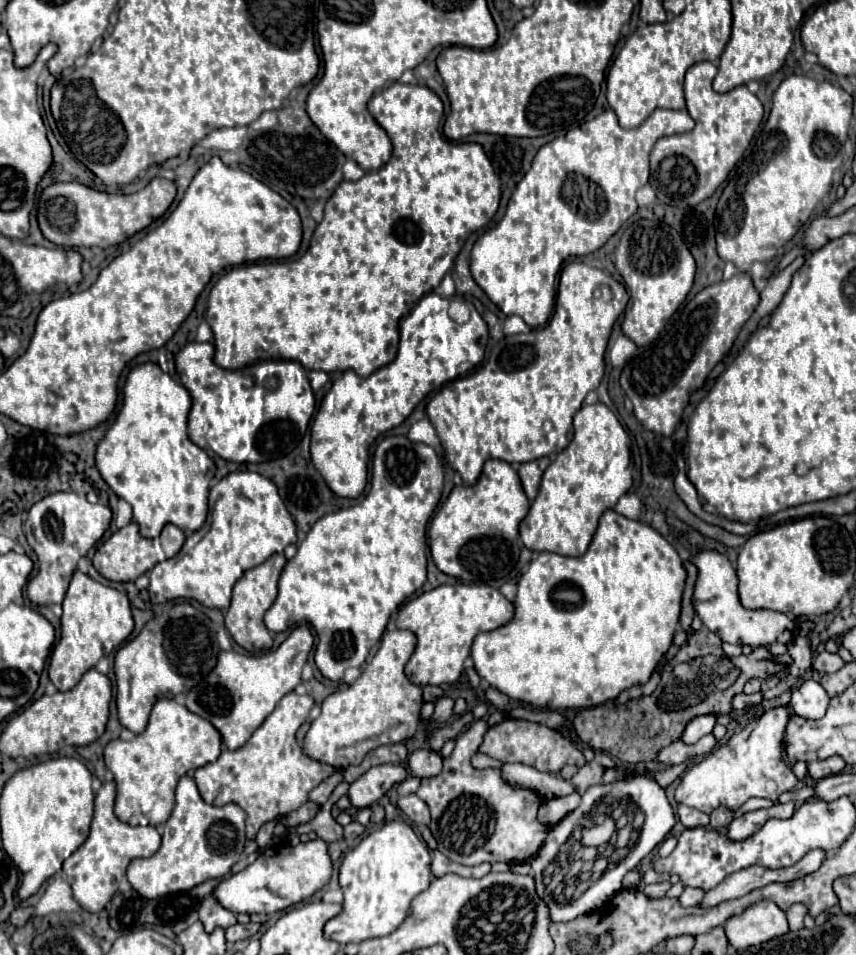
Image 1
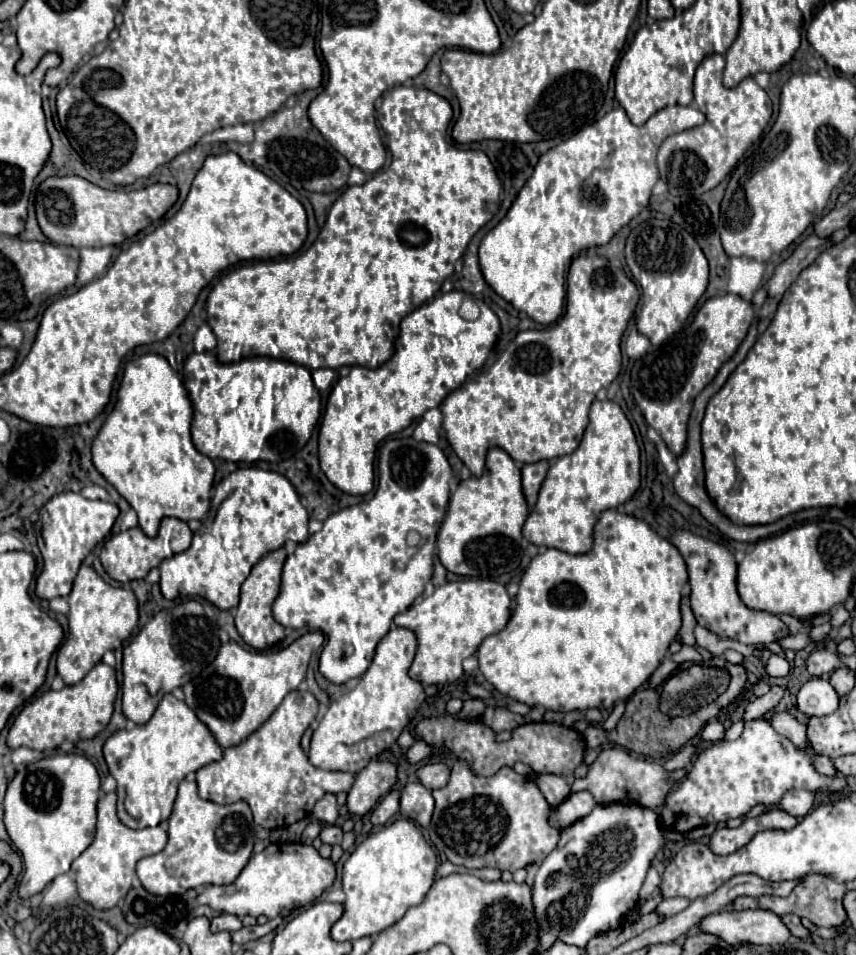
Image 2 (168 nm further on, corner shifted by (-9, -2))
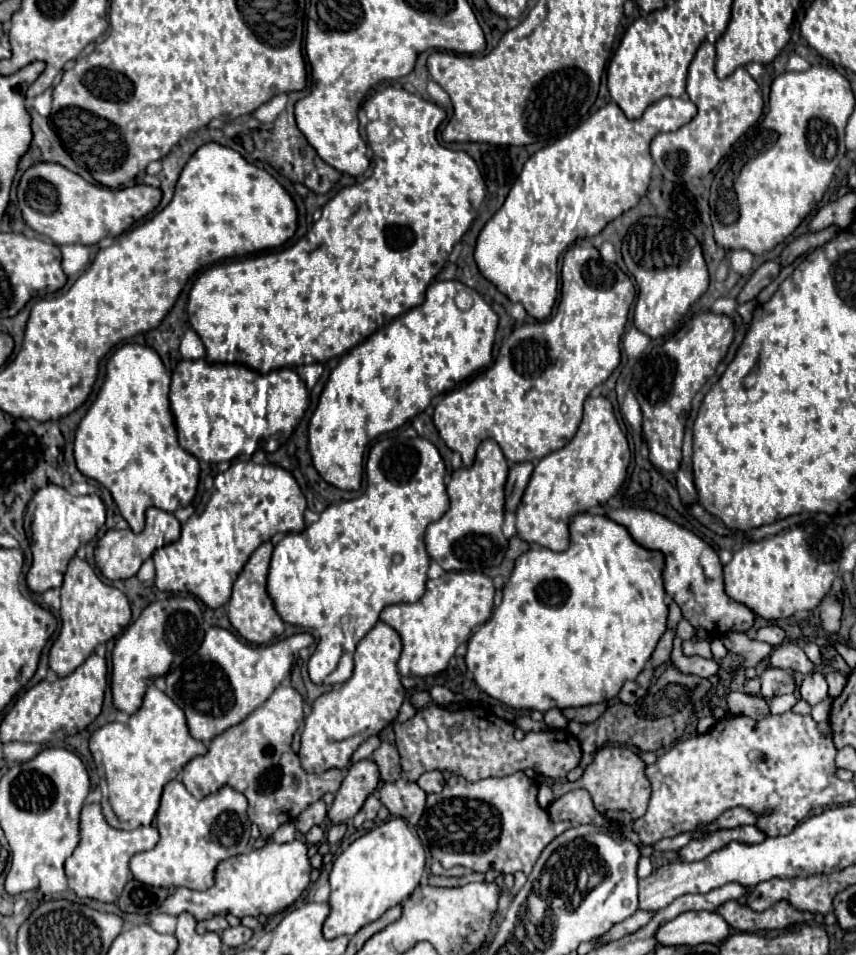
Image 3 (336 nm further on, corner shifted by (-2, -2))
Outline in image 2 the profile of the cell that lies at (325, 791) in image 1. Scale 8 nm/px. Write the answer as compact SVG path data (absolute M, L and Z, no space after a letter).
M327 793L327 797L319 799L311 811L311 819L323 821L325 825L335 825L339 817L339 809L337 809L337 801L333 793Z

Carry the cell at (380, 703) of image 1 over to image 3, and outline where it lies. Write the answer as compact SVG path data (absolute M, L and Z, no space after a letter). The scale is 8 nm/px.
M382 621L358 643L354 653L354 675L334 691L320 695L314 701L314 711L304 721L300 761L306 773L324 773L328 769L346 771L350 767L352 753L370 735L378 735L390 721L396 719L400 705L404 703L406 689L400 683L398 663L400 659L400 635Z

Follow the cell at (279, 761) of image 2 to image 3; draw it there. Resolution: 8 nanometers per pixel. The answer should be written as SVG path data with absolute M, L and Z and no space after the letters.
M280 685L270 699L248 715L242 723L214 737L208 753L194 757L182 771L182 783L196 797L204 799L224 785L232 785L248 799L248 817L260 827L264 837L270 837L280 825L294 821L324 793L336 793L344 775L338 769L310 775L302 769L298 755L292 751L292 735L304 721L304 701L290 685Z

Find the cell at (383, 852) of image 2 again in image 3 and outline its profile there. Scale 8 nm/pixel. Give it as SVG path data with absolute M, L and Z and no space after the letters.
M392 817L350 843L336 857L330 873L330 915L324 921L324 937L352 937L384 911L400 905L418 887L426 867L426 853L418 835L400 817Z

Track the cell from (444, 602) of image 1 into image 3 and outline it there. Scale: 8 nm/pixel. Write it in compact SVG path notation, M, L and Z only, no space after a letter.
M450 571L436 581L426 583L426 593L416 603L390 605L380 619L394 627L404 643L398 671L404 677L428 677L444 671L456 649L468 641L470 633L492 617L494 583L484 573Z

